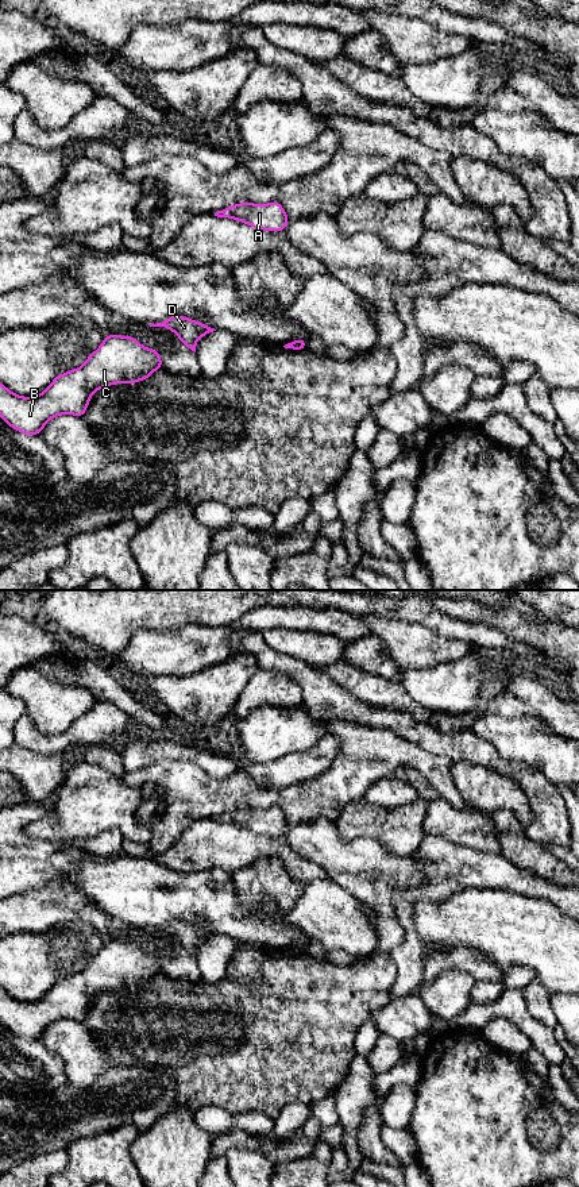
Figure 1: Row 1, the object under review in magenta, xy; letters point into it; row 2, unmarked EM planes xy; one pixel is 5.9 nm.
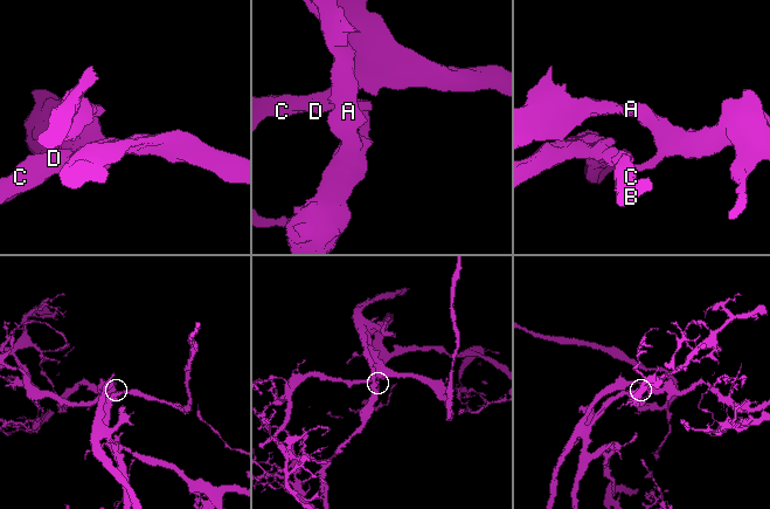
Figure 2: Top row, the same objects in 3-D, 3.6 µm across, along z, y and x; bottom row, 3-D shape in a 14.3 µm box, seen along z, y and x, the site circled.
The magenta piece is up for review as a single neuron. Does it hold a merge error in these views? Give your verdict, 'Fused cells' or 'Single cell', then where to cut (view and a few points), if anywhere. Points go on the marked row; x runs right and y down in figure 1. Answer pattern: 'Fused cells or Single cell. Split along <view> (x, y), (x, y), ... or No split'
Fused cells. Split along xy (294, 340), (304, 347)

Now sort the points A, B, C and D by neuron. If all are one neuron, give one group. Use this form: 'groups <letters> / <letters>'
groups A / B C D

